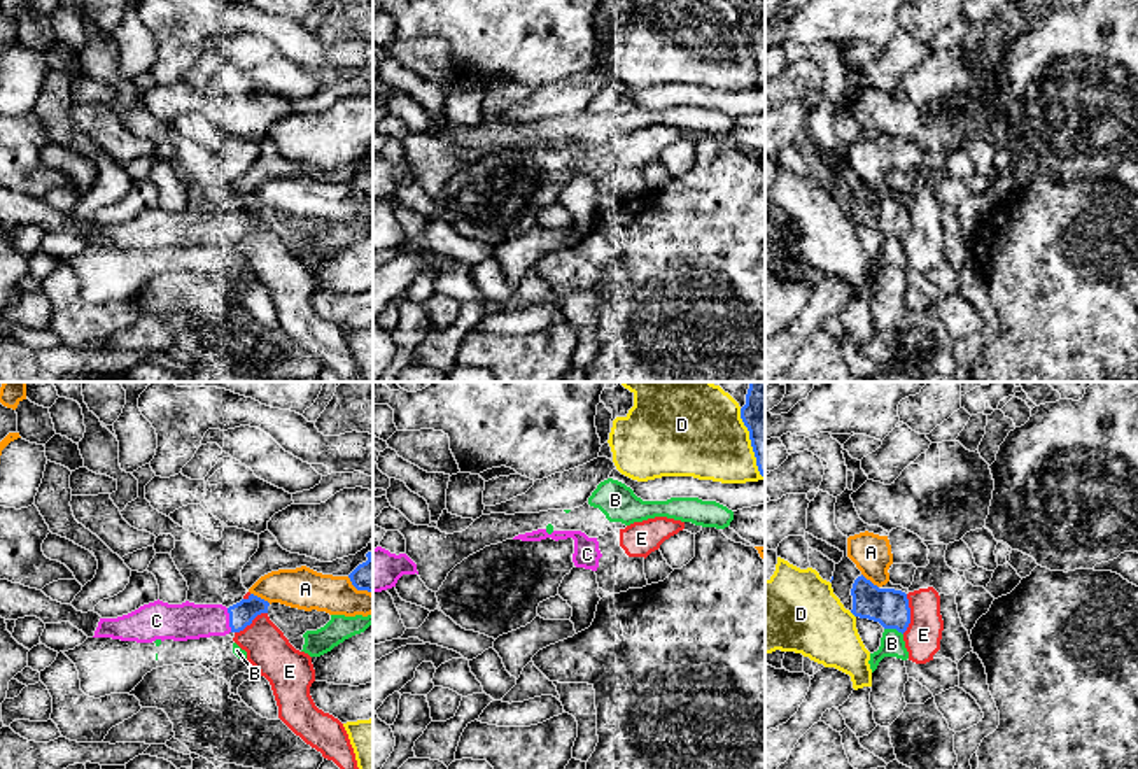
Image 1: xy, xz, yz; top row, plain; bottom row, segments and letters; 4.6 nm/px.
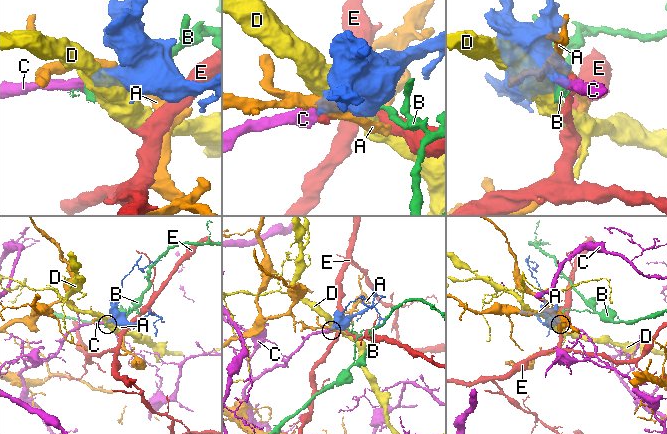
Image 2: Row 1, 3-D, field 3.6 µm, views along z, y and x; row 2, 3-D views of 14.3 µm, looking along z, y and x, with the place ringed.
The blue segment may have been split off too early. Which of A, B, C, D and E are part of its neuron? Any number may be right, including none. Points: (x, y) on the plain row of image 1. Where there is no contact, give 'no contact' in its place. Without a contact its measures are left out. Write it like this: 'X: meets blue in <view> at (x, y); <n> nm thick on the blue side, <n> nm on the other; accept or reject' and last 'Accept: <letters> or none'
A: meets blue in xy at (259, 205); 120 nm thick on the blue side, 190 nm on the other; reject
B: meets blue in yz at (893, 235); 170 nm thick on the blue side, 110 nm on the other; reject
C: meets blue in xy at (230, 228); 120 nm thick on the blue side, 170 nm on the other; accept
D: meets blue in xz at (751, 51); 200 nm thick on the blue side, 400 nm on the other; reject
E: meets blue in yz at (909, 221); 170 nm thick on the blue side, 160 nm on the other; reject
Accept: C

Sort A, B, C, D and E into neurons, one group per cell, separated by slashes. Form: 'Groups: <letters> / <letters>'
Groups: A / B / C / D / E

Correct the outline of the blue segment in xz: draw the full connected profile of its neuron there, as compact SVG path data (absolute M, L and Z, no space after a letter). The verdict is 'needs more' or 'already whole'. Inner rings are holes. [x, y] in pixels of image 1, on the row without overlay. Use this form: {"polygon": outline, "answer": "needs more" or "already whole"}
{"polygon": "M748 0L741 26L749 39L760 82L765 86L765 0Z", "answer": "already whole"}

